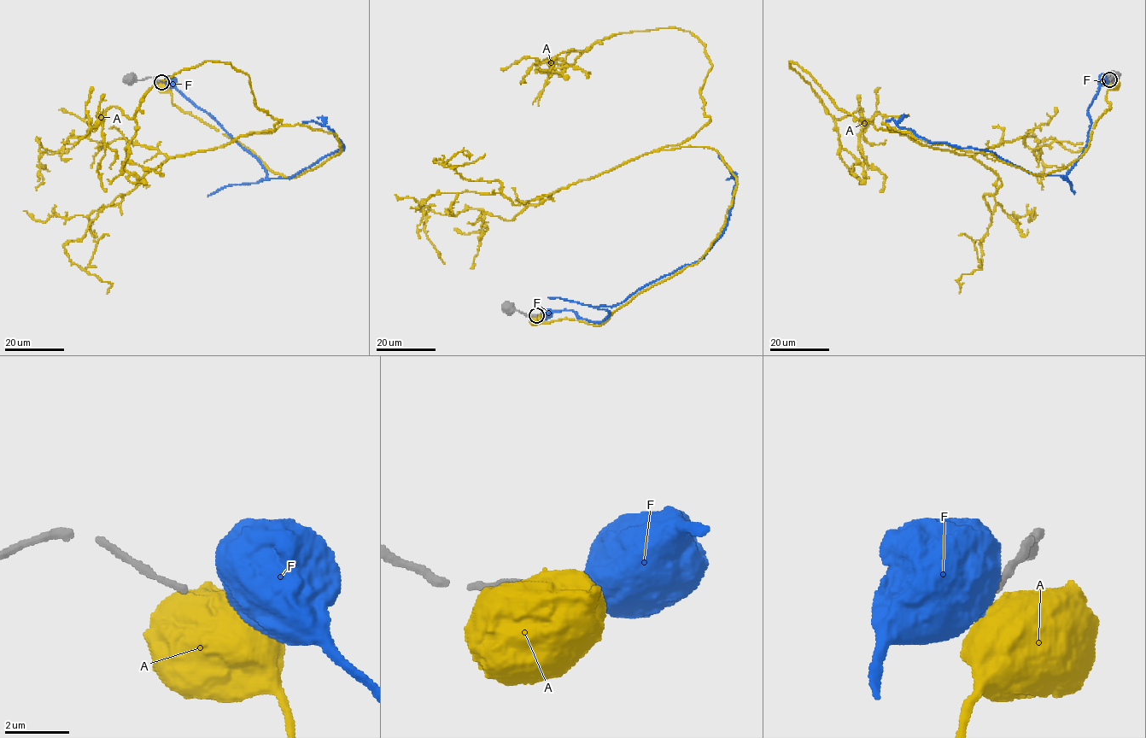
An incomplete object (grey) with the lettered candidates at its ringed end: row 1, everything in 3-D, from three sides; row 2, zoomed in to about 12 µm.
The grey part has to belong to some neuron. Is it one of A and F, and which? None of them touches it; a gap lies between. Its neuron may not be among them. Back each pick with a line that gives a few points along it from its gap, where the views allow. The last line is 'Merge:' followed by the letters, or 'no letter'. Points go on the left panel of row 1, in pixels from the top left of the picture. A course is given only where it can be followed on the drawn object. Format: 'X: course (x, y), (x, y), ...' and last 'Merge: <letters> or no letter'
Merge: no letter

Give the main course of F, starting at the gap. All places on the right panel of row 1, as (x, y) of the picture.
F: (1107, 79), (1088, 108), (1086, 144), (1067, 179), (1036, 175), (990, 151), (931, 143), (885, 120)

